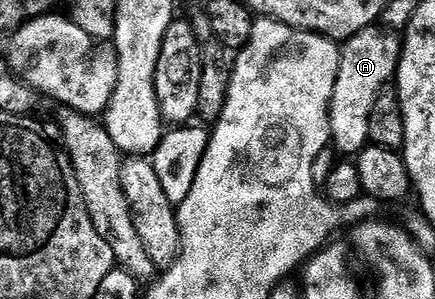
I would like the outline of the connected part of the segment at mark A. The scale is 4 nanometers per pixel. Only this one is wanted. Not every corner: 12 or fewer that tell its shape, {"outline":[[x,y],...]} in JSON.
{"outline":[[373,26],[343,41],[330,144],[355,158],[402,40]]}

